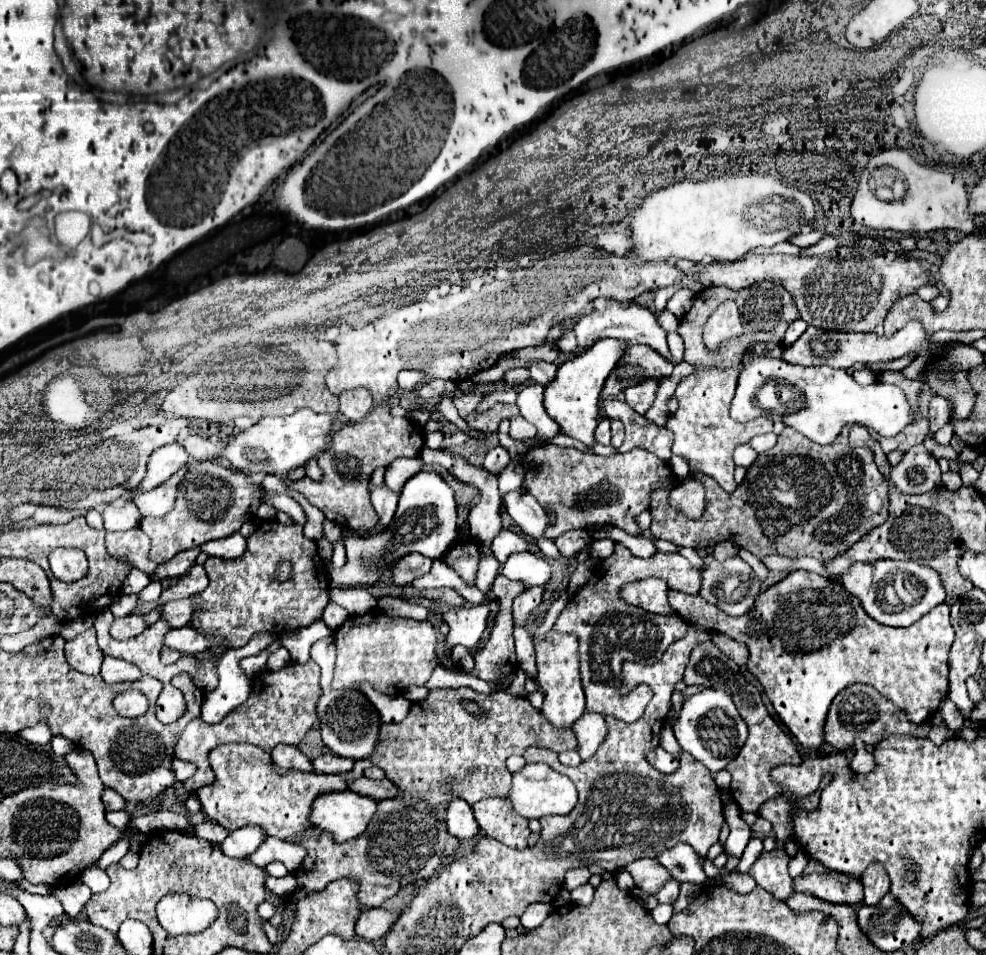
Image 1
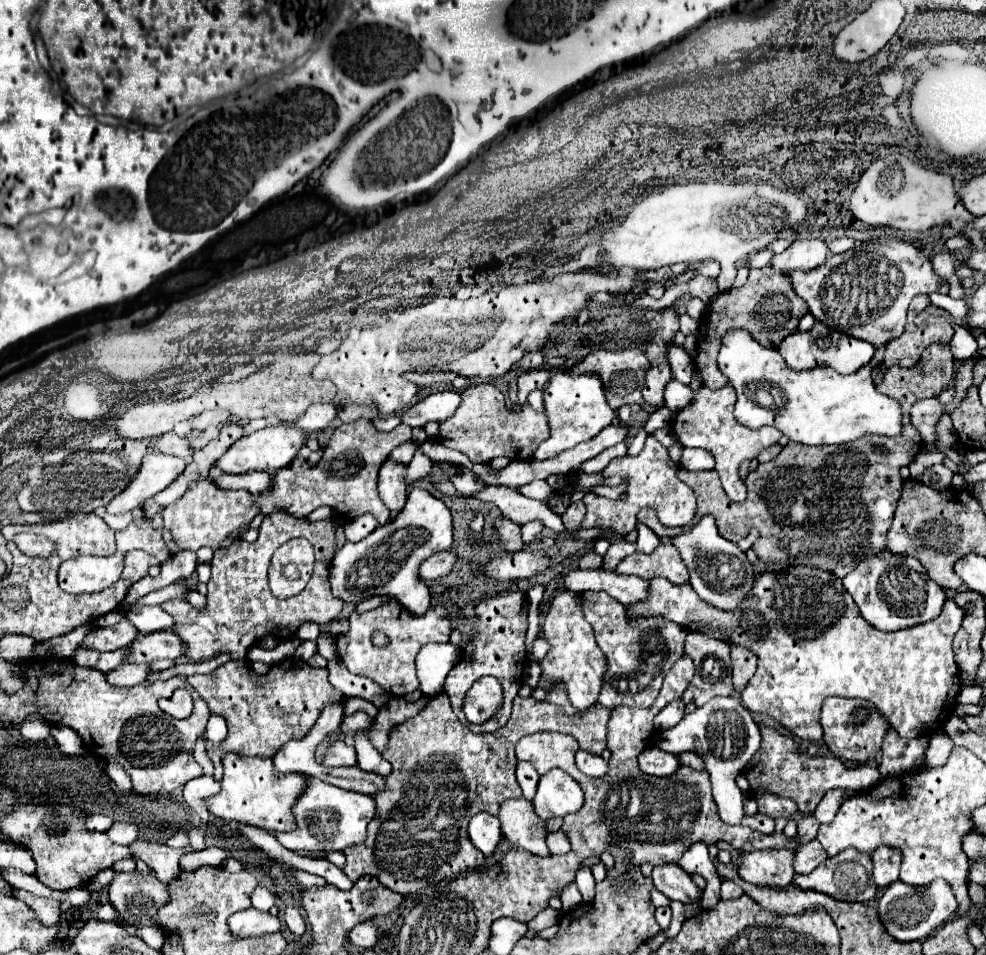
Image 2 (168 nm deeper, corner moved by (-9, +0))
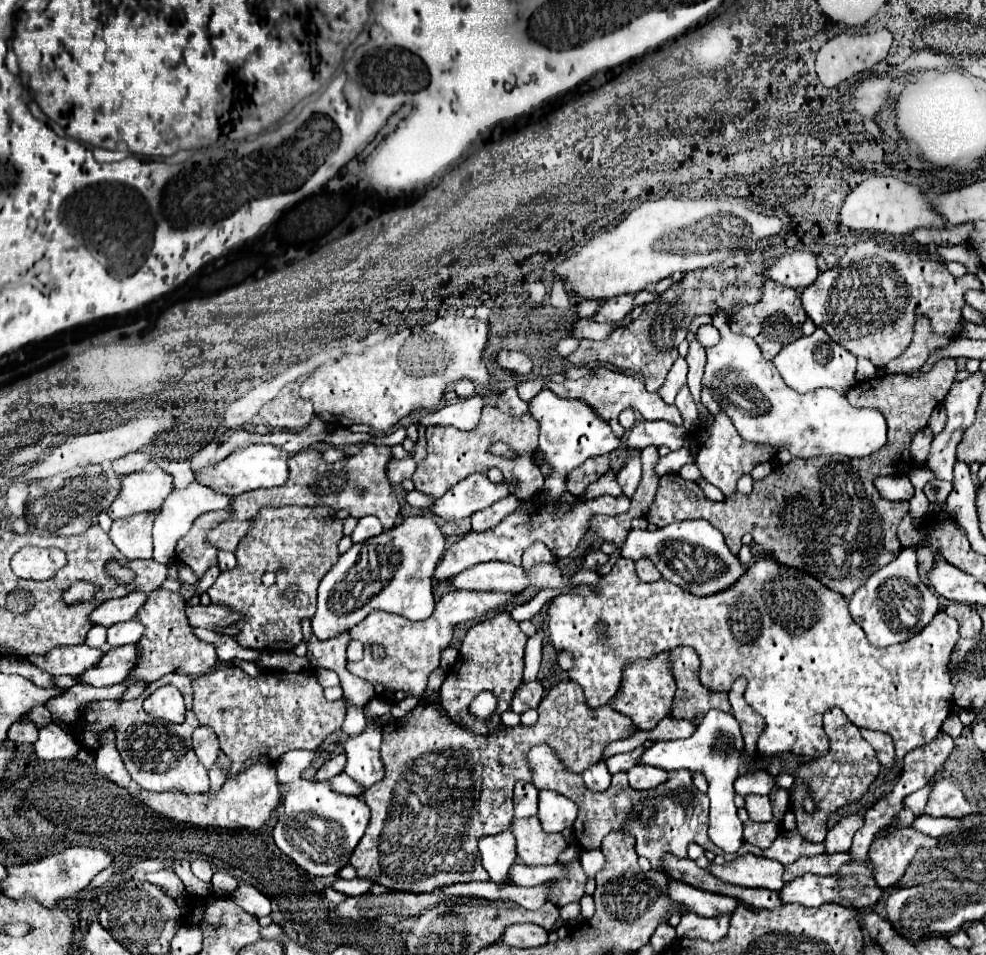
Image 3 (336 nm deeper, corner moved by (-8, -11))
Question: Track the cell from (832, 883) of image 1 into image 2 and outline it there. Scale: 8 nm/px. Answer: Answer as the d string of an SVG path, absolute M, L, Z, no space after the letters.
M847 848L839 856L833 856L821 862L811 874L805 874L805 876L795 874L795 884L803 890L823 892L841 902L869 902L875 898L875 892L877 892L877 886L871 880L871 868L873 868L871 856L863 856L861 852L855 852L855 848Z

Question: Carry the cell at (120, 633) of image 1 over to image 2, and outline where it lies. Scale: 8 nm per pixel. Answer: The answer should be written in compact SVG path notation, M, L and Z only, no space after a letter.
M123 618L121 622L105 628L95 628L93 632L87 634L83 644L91 644L91 648L99 648L101 652L111 652L129 646L137 638L137 628Z

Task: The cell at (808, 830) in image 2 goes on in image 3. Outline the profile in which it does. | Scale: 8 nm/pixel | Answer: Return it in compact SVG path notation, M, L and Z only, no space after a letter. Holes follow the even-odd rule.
M834 707L824 713L824 729L830 739L830 753L820 759L808 761L794 771L794 789L796 791L790 801L792 811L796 815L798 831L802 833L802 837L806 841L814 841L814 843L824 841L824 837L828 833L828 821L836 815L836 811L840 807L858 803L880 773L880 763L874 755L874 749L862 739L858 727L854 727L854 723L850 723L850 719L844 715L842 709ZM806 797L810 797L814 801L814 805L816 805L814 813L804 811L802 801Z

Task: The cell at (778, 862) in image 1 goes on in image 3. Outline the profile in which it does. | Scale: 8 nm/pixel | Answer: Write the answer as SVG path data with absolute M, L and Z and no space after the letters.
M742 855L724 865L708 863L706 869L720 881L740 887L760 887L760 889L780 891L784 885L782 881L784 867L780 863L756 855Z

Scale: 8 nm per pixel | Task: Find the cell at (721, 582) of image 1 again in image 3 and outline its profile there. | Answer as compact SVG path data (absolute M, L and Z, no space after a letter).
M680 521L680 523L672 523L656 531L632 529L624 545L620 547L620 557L630 559L630 561L650 559L666 581L698 597L724 591L726 587L730 587L744 575L742 563L726 547L722 533L706 521Z

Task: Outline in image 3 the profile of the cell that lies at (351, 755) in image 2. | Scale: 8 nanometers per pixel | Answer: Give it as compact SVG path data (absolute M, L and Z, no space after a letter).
M336 755L332 757L330 761L326 761L314 775L314 781L328 781L332 779L334 775L342 773L344 771L344 765L346 765L346 757L344 755Z

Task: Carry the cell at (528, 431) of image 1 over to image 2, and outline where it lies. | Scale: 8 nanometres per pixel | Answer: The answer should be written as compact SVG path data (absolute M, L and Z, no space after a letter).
M473 384L461 394L461 406L455 410L455 414L441 424L441 436L437 440L441 440L441 444L447 448L463 452L471 462L487 464L495 456L507 456L511 460L527 460L533 456L535 448L547 438L549 438L549 424L547 424L547 416L543 412L535 412L527 404L523 406L523 410L519 414L511 412L507 408L505 396L501 394L499 388L495 388L493 384Z

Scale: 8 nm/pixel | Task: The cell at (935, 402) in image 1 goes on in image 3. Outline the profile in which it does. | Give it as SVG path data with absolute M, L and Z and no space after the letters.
M928 427L920 429L920 431L914 435L910 453L912 453L912 459L914 459L918 465L926 459L928 451L930 451L930 443L932 443L932 439L934 439L934 435L932 435L932 431L930 431Z

